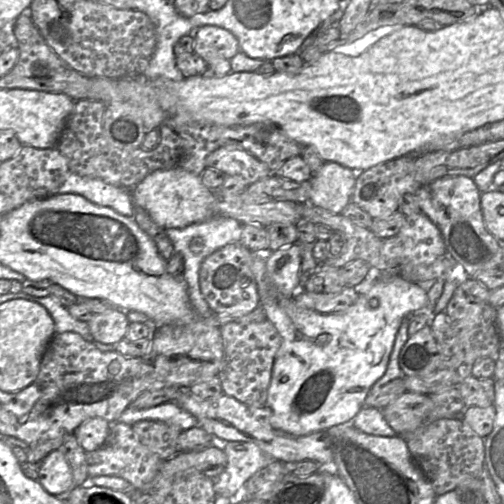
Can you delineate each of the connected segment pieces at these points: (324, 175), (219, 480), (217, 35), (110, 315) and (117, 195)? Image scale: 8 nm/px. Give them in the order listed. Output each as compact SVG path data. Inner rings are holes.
M324 162L310 178L310 202L332 213L341 213L352 199L357 174L337 162Z
M212 439L212 445L223 449L227 465L222 473L213 479L214 491L220 497L231 498L238 489L258 470L266 467L275 459L263 452L252 442L226 441Z
M218 26L198 27L193 40L193 52L207 64L221 59L230 60L240 51L237 38L230 31Z
M113 308L103 313L95 313L87 323L96 341L115 345L125 338L130 322L127 312Z
M69 171L58 194L81 195L97 206L109 207L123 216L133 218L132 190L133 188L116 187L101 179Z

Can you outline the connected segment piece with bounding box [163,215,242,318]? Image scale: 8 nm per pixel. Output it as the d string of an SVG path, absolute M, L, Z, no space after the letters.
M214 215L202 223L191 224L184 228L163 229L163 231L172 243L174 253L183 257L184 269L182 278L187 283L189 300L196 316L198 318L211 317L214 314L211 312L200 290L200 267L204 259L215 251L227 244L240 243L242 224L227 216Z

